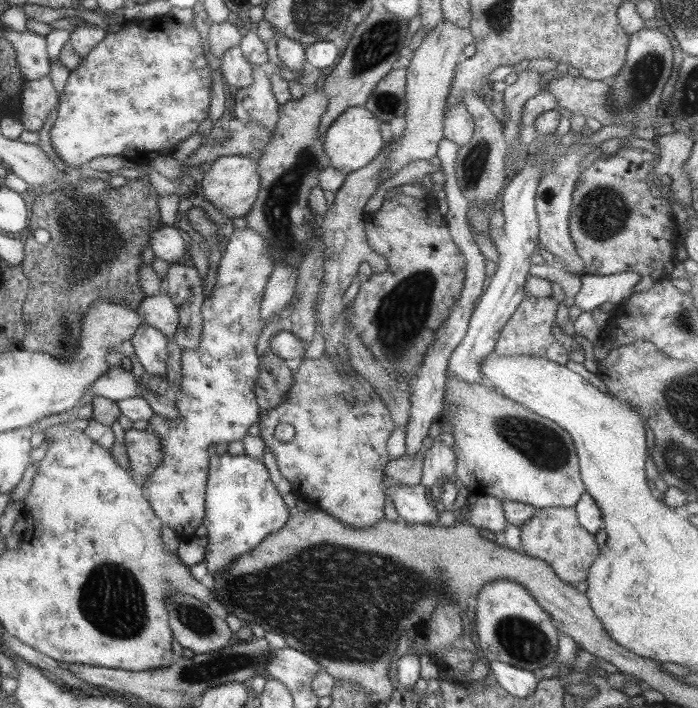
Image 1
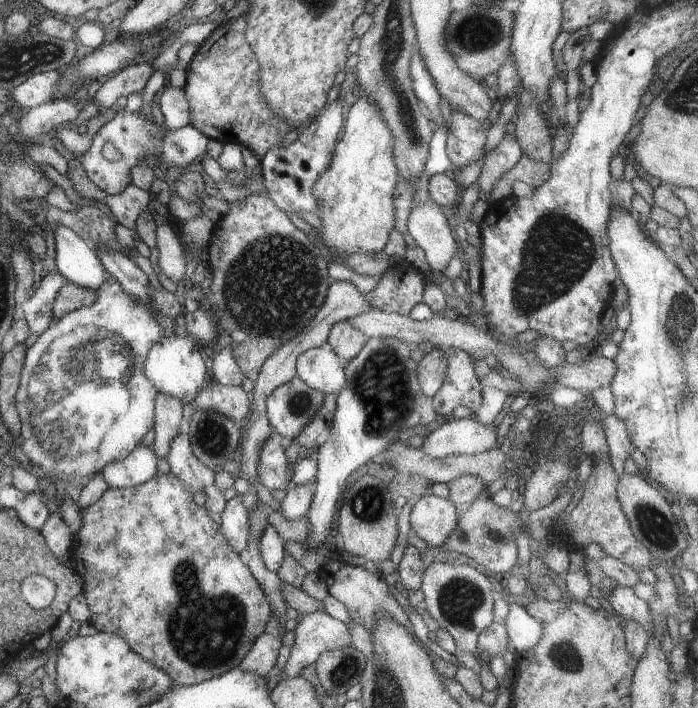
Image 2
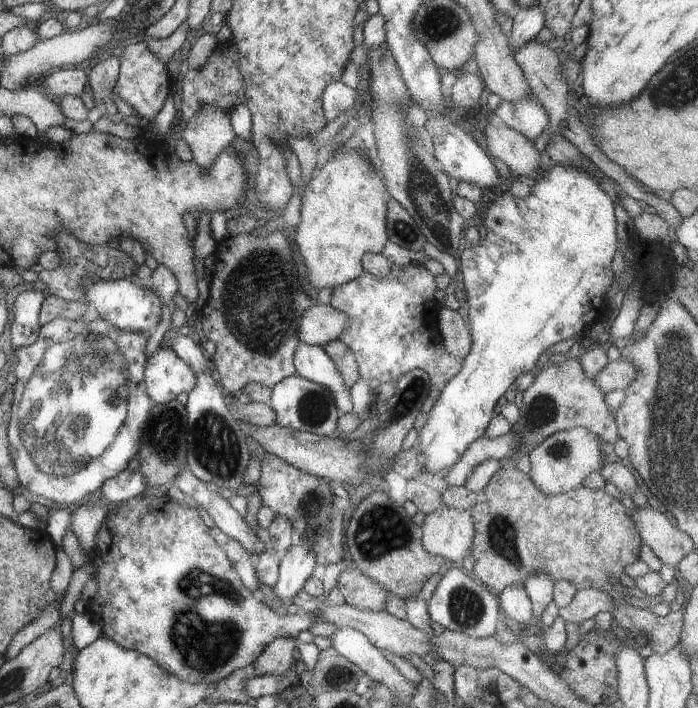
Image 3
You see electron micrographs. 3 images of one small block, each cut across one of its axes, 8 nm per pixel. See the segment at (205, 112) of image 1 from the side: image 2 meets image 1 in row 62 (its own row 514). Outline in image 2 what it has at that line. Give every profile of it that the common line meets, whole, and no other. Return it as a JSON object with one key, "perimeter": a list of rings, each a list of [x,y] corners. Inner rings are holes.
{"perimeter":[[[156,473],[144,484],[130,488],[109,487],[98,502],[81,510],[82,526],[75,534],[75,546],[70,558],[74,569],[84,580],[83,593],[91,613],[91,624],[94,624],[98,631],[118,634],[131,650],[134,650],[155,668],[166,672],[174,680],[174,685],[180,686],[196,685],[234,670],[250,652],[256,638],[266,630],[266,626],[272,618],[271,605],[258,584],[258,580],[252,576],[250,568],[242,562],[239,554],[228,544],[220,526],[211,520],[206,510],[205,507],[195,504],[193,494],[171,473]]]}

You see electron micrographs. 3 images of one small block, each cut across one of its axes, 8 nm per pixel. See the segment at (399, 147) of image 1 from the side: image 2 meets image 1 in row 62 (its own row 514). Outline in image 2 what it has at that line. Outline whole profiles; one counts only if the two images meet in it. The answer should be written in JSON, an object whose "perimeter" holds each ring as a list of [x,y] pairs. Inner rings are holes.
{"perimeter":[[[431,492],[418,499],[410,514],[411,531],[430,547],[443,546],[460,520],[460,508]]]}

